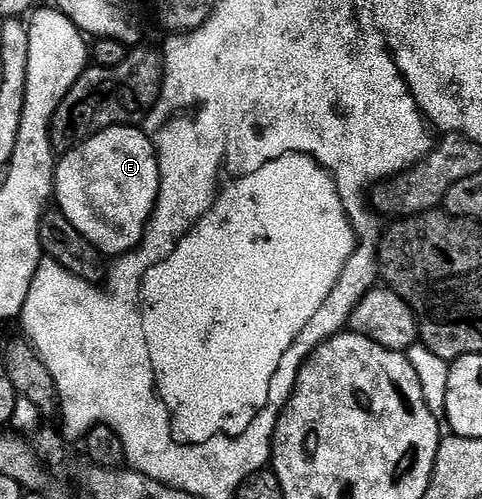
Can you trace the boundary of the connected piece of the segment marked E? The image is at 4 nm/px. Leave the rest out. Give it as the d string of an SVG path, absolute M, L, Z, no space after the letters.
M133 124L112 126L100 130L86 142L78 142L72 150L60 155L57 171L53 173L56 209L87 239L94 251L101 253L102 250L112 256L124 256L140 246L160 195L161 173L153 139L144 129Z

